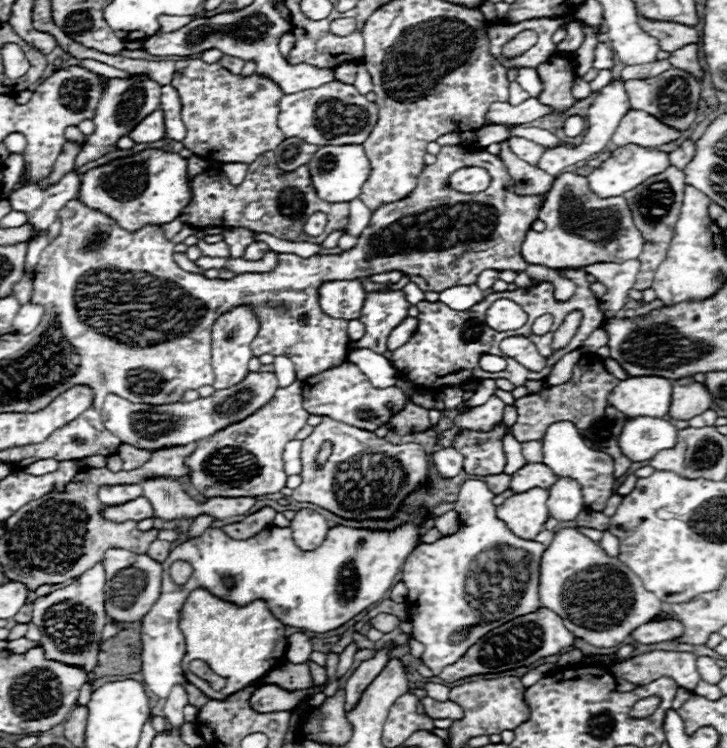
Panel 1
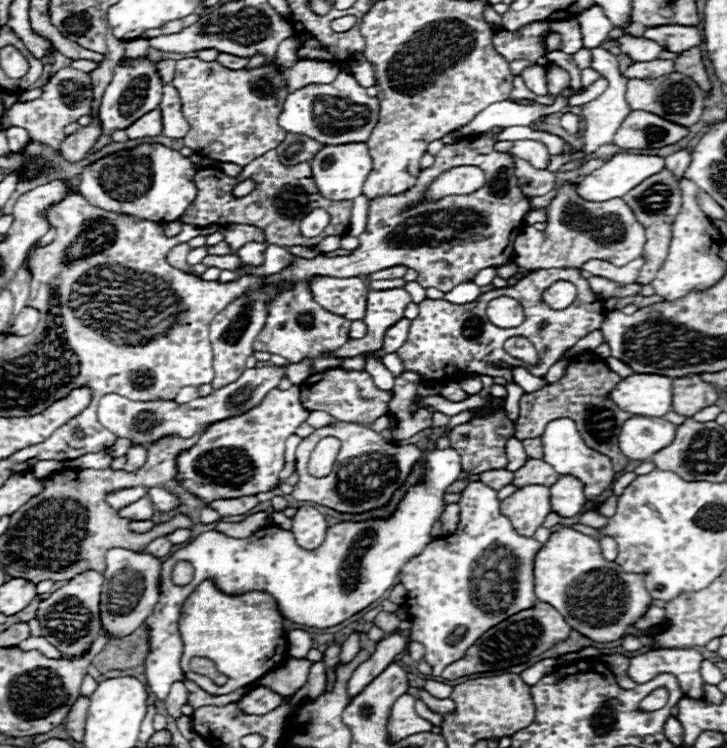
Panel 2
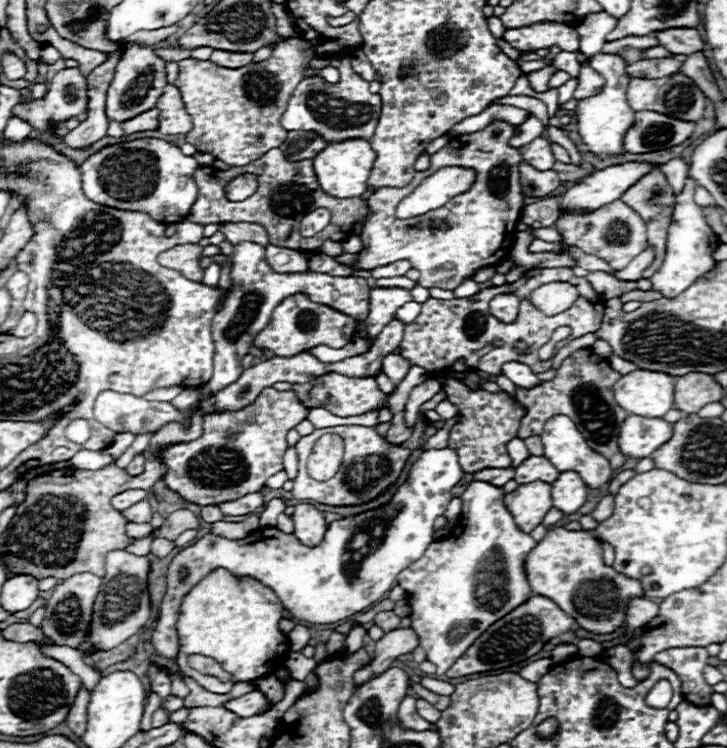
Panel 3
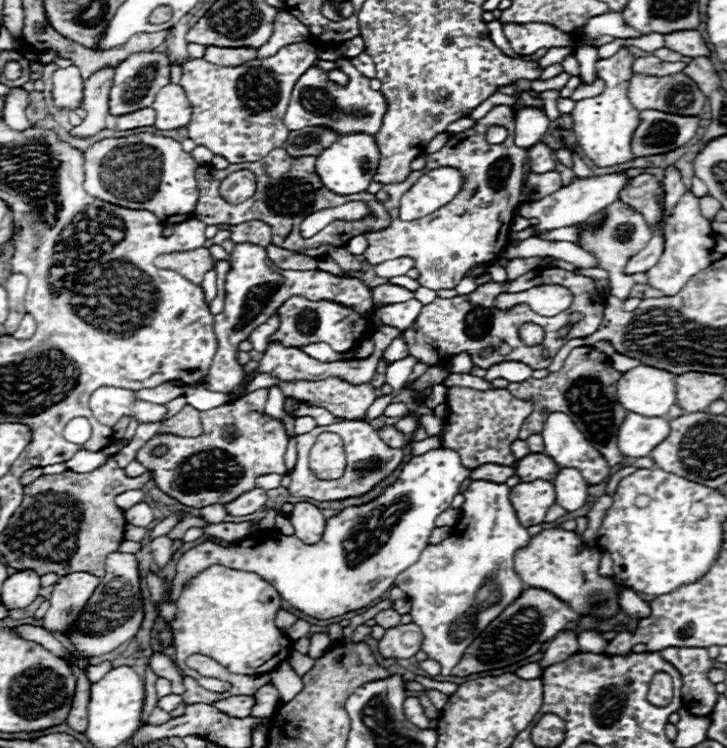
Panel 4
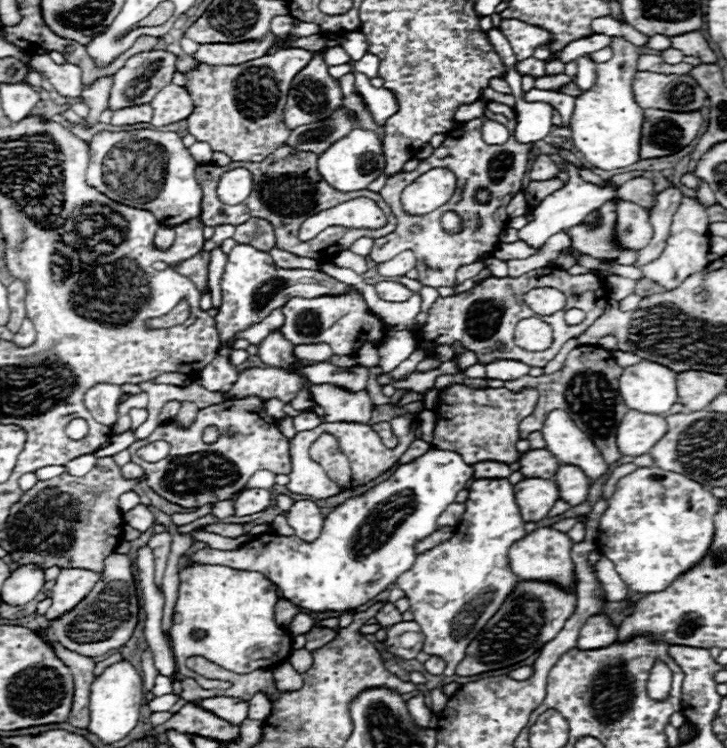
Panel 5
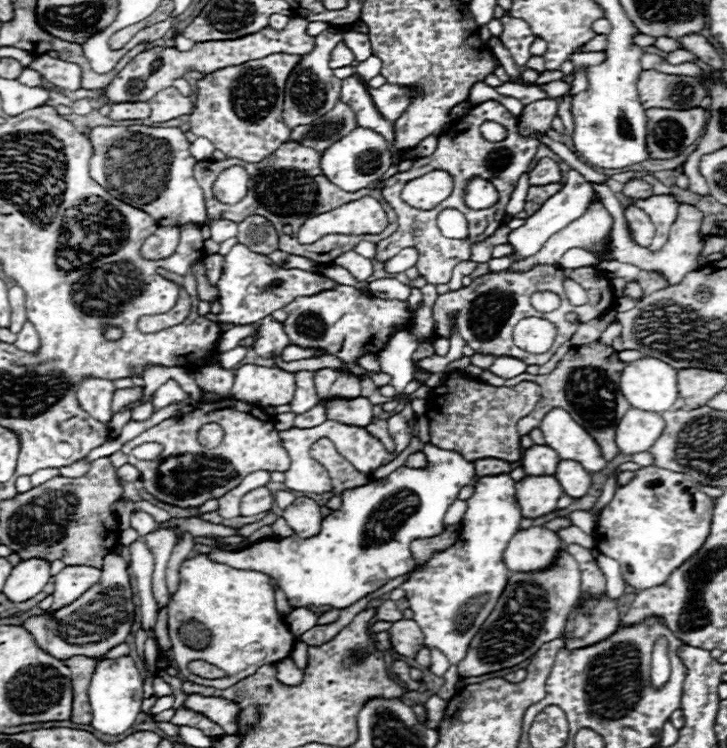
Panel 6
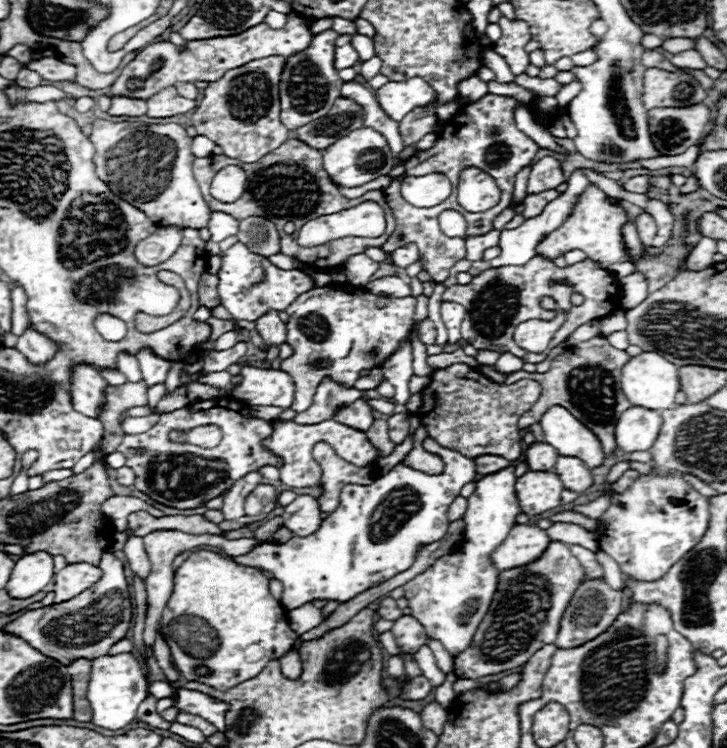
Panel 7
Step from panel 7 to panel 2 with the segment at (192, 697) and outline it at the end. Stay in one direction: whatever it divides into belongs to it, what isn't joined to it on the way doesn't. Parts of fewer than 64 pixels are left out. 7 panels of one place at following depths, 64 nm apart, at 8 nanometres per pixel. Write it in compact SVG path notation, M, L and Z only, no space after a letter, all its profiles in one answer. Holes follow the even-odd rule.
M254 688L246 696L240 698L238 706L246 714L266 714L266 712L272 712L274 708L278 708L284 702L284 698L286 696L280 696L280 694L272 692L270 688Z

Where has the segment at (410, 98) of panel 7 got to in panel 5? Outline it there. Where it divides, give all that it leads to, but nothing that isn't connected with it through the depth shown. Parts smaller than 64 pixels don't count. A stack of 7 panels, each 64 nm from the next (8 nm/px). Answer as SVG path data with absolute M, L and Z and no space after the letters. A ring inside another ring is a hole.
M356 71L352 73L356 78L354 83L355 90L361 94L366 110L370 112L372 120L378 126L382 126L388 120L388 116L396 112L394 94L384 87L374 88L370 83L370 79L364 74Z

